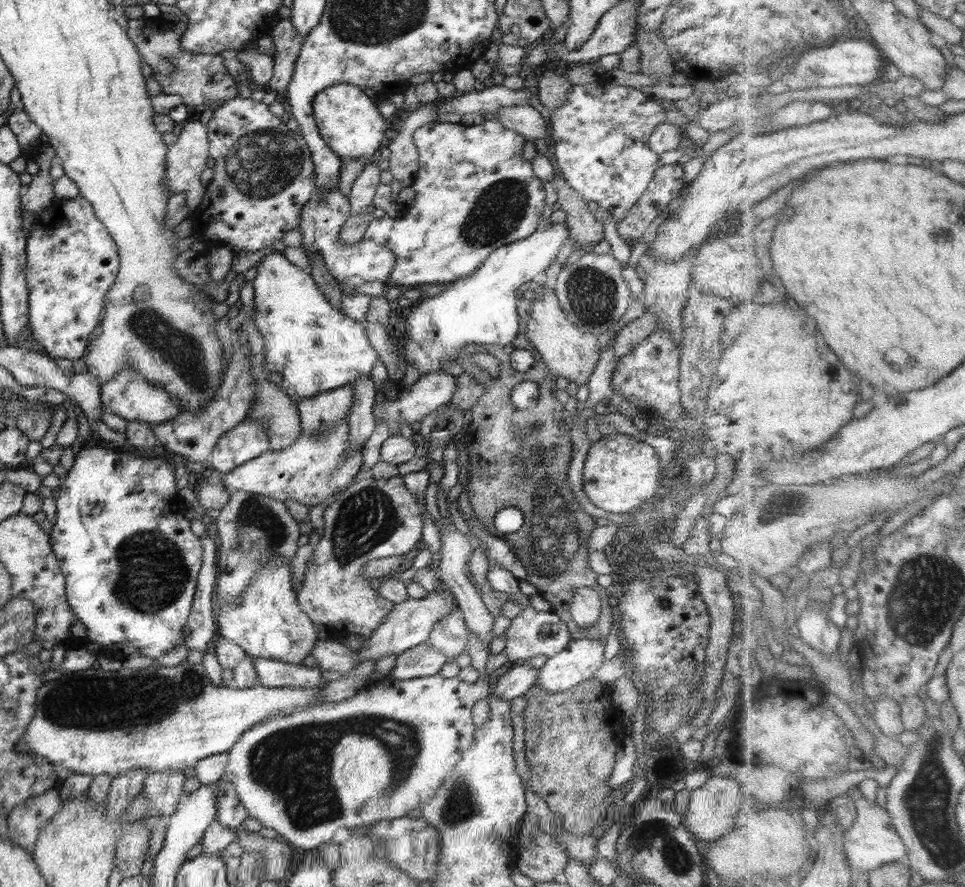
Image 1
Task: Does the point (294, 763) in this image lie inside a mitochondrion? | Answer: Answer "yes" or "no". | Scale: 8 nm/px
yes

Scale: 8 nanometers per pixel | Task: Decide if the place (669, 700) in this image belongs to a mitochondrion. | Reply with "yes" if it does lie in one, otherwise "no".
yes

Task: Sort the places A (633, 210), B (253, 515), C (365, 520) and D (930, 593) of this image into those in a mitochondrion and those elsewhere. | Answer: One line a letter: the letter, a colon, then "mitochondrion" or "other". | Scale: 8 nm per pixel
A: other
B: mitochondrion
C: mitochondrion
D: mitochondrion

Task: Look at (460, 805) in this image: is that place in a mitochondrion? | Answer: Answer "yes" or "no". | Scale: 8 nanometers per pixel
yes

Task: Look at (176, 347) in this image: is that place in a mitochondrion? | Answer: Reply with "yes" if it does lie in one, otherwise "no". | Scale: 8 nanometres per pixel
yes

